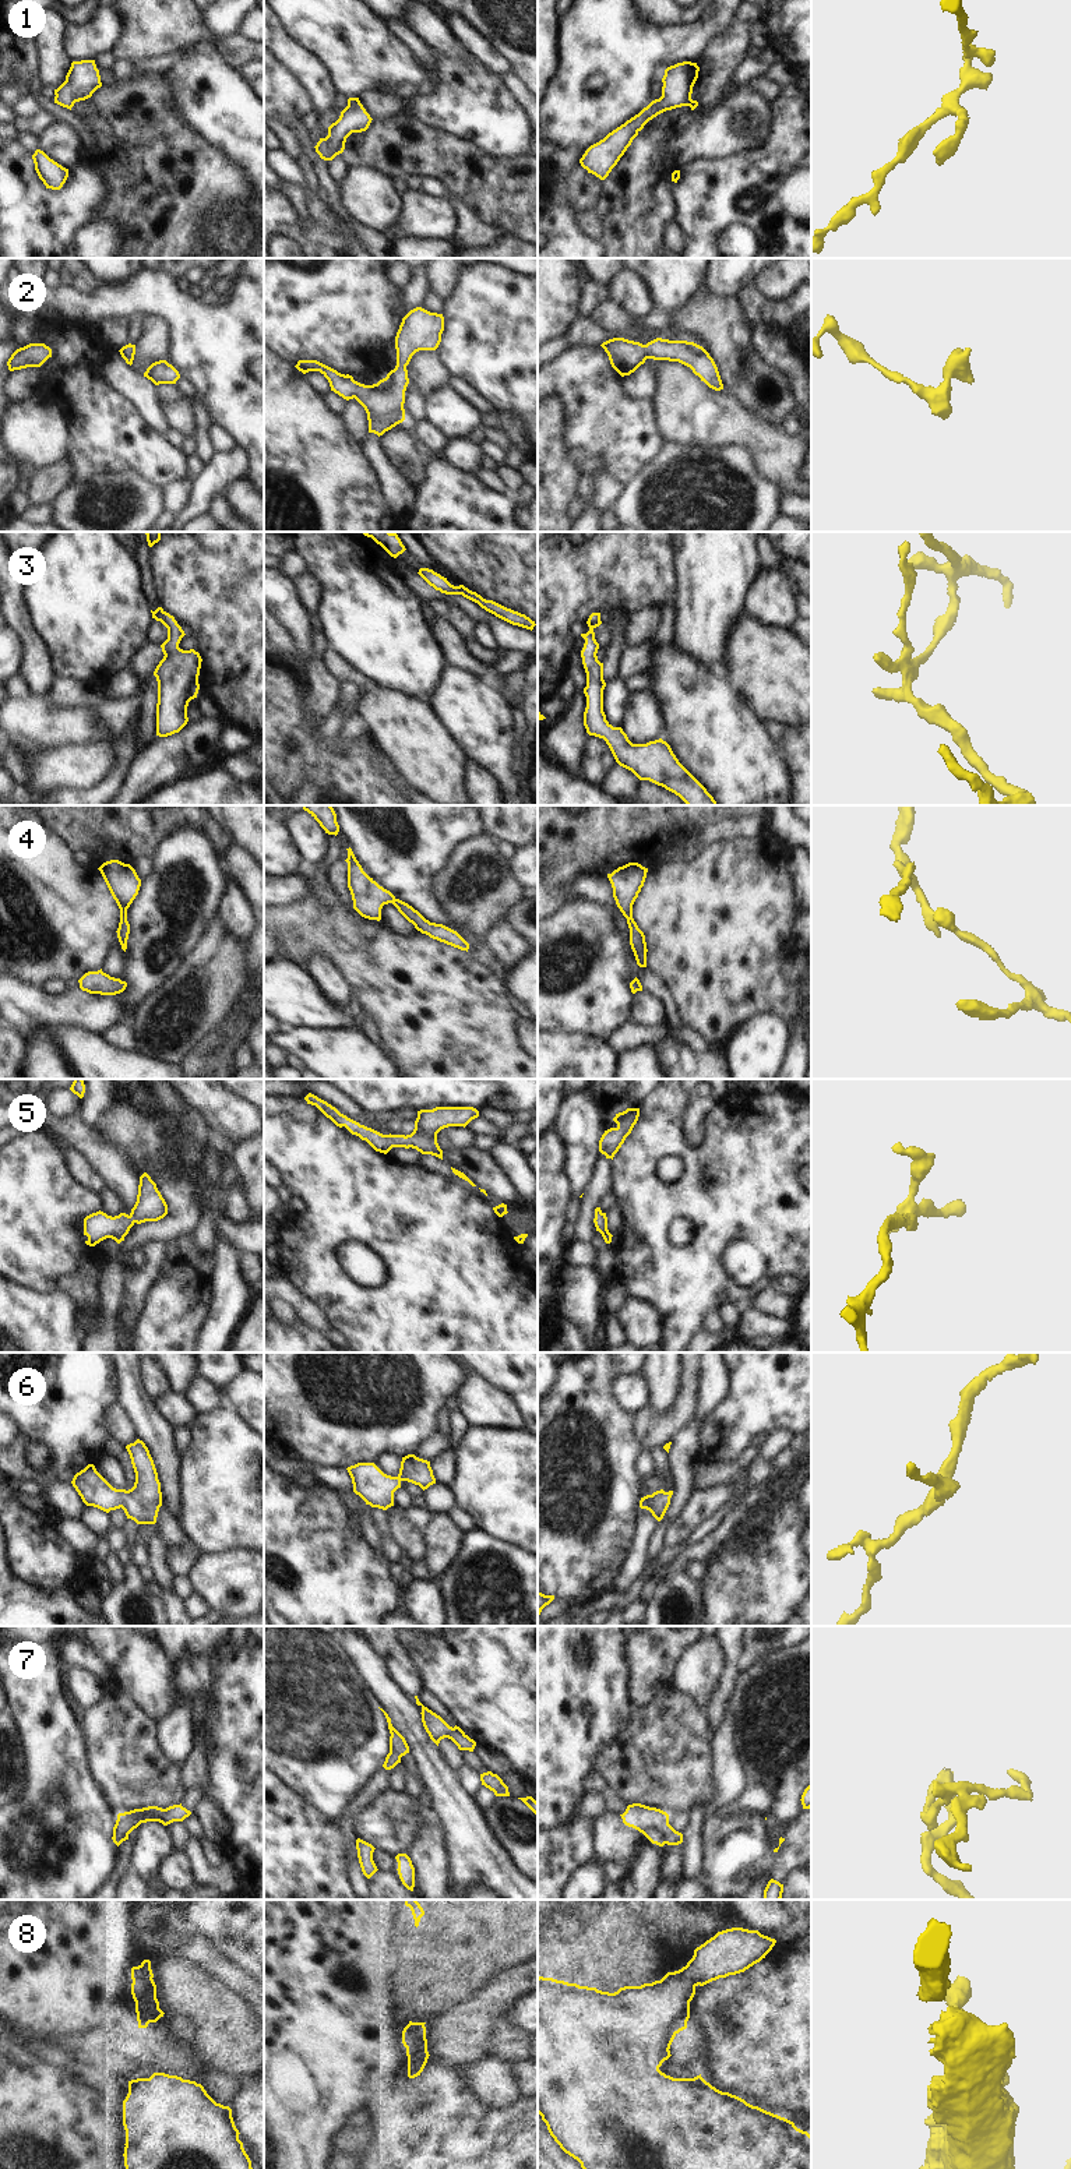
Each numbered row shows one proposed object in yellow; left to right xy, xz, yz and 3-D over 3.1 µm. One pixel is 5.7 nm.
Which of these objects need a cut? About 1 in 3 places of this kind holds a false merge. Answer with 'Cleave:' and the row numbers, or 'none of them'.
Cleave: none of them

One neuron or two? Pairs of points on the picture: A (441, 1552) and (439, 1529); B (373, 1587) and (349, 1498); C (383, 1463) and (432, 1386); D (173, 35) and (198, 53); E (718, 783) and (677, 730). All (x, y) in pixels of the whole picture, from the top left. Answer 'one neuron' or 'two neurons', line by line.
A: one neuron
B: two neurons
C: two neurons
D: two neurons
E: one neuron

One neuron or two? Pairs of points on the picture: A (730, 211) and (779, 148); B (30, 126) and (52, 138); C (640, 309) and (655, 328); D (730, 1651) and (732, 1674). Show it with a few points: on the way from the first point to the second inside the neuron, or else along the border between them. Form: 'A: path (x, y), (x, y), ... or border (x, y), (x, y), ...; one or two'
A: path (733, 196), (765, 164); one
B: border (55, 122), (37, 137); two
C: border (655, 309), (643, 318); two
D: path (732, 1657), (732, 1668); one

